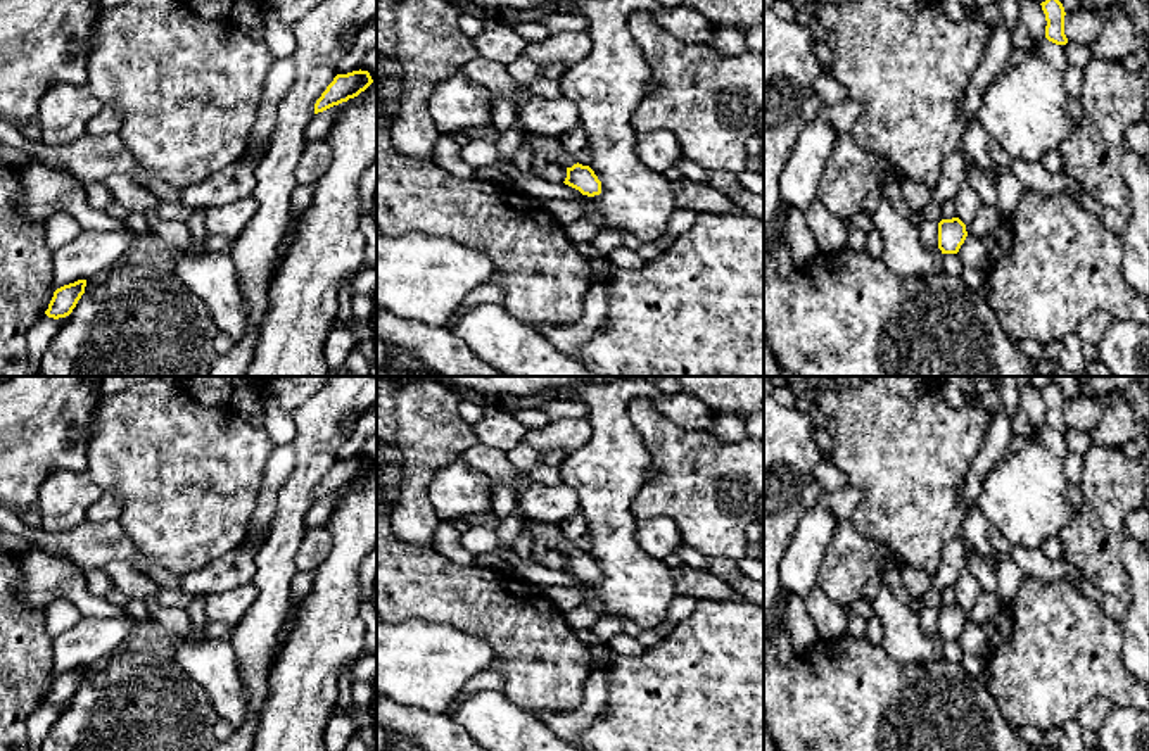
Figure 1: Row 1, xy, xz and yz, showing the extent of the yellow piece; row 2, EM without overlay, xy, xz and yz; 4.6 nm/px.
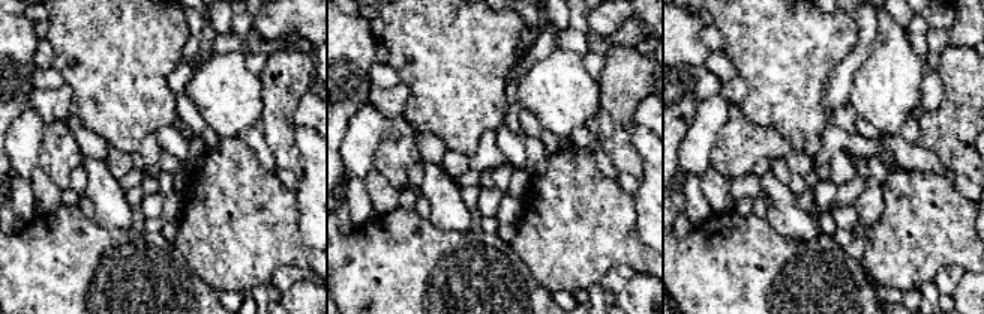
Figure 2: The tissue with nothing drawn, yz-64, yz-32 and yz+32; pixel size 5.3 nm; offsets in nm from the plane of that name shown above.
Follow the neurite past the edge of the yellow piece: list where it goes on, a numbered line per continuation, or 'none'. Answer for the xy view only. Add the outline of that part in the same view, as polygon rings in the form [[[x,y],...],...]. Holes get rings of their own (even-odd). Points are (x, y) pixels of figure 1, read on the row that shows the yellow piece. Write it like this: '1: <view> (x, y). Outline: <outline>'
none

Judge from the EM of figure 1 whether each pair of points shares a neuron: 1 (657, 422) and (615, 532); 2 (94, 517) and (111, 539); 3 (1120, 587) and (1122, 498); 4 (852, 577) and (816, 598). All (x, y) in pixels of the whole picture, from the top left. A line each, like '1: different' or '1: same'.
1: different
2: different
3: same
4: different

